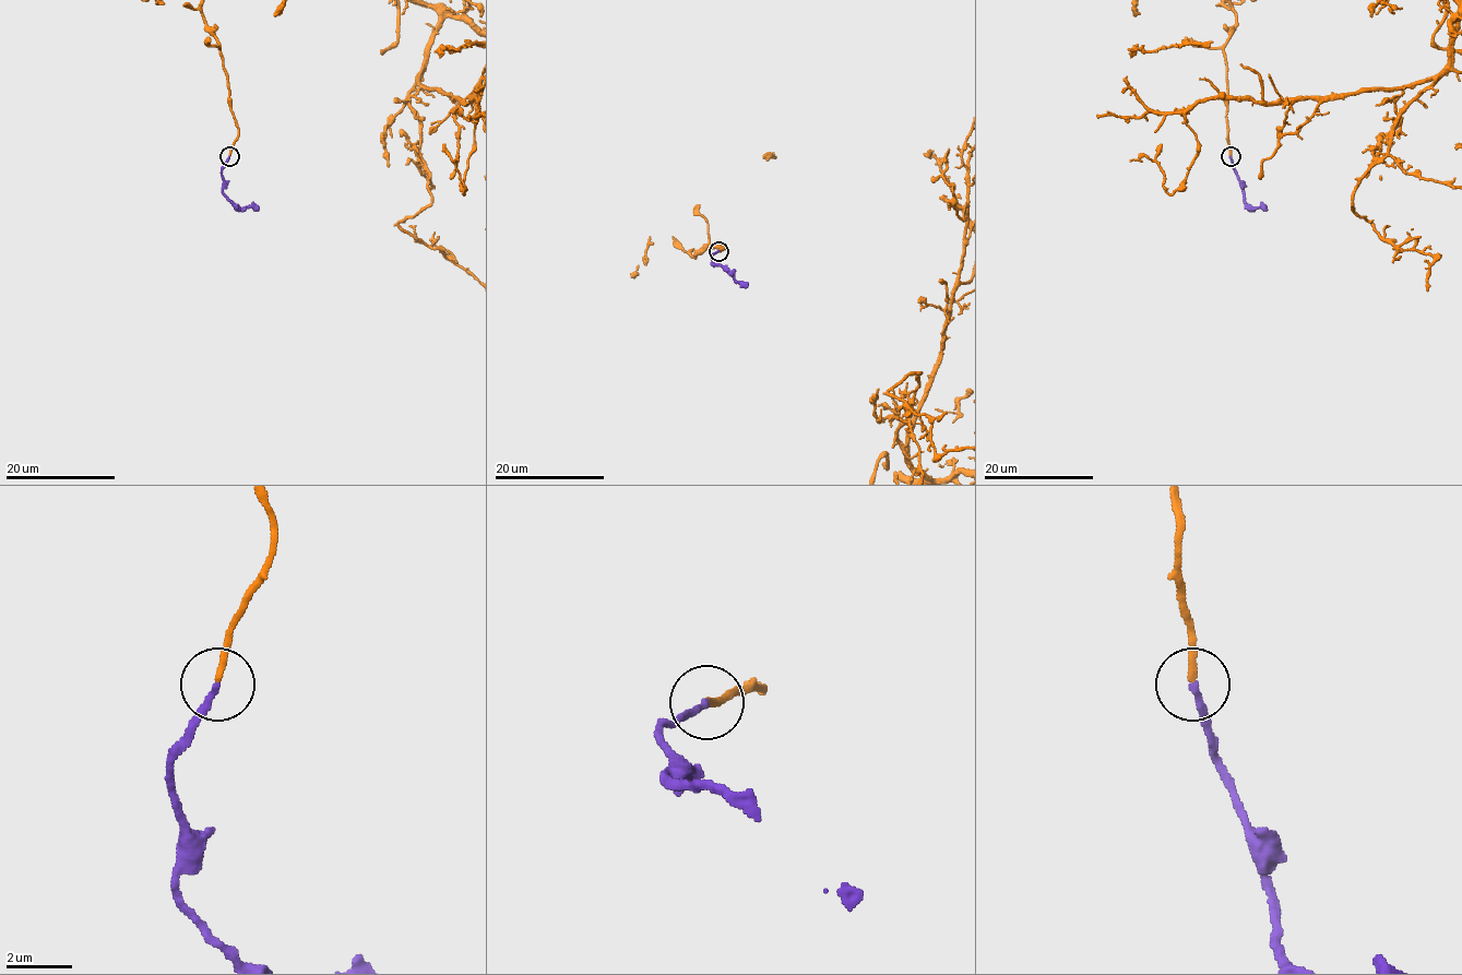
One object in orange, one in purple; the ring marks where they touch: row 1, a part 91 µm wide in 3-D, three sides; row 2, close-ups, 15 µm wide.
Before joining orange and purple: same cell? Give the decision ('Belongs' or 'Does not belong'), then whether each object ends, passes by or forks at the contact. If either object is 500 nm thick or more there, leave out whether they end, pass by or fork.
Belongs. At the ring orange ends. At the ring purple ends

